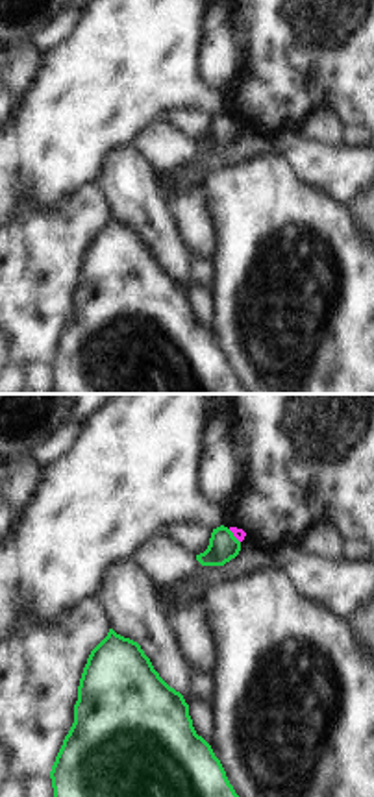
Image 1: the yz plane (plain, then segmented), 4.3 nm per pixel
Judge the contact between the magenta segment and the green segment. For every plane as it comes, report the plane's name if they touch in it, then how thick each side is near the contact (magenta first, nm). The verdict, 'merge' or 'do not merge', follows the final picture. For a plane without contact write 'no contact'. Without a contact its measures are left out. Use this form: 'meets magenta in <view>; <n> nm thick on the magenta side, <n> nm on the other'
meets magenta in yz; 50 nm thick on the magenta side, 130 nm on the other

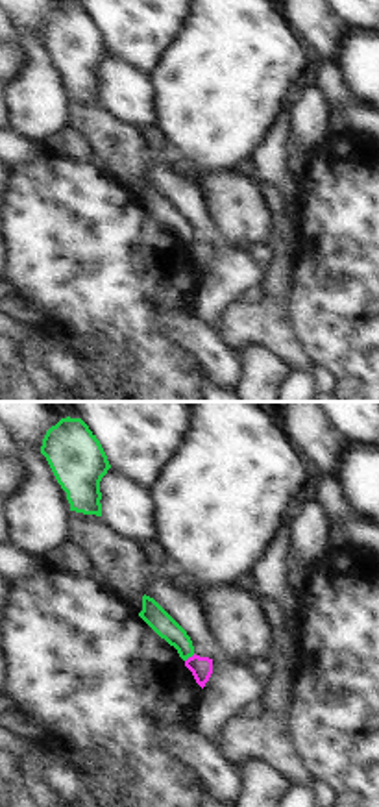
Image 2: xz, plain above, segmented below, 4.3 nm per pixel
meets magenta in xz; 100 nm thick on the magenta side, 100 nm on the other

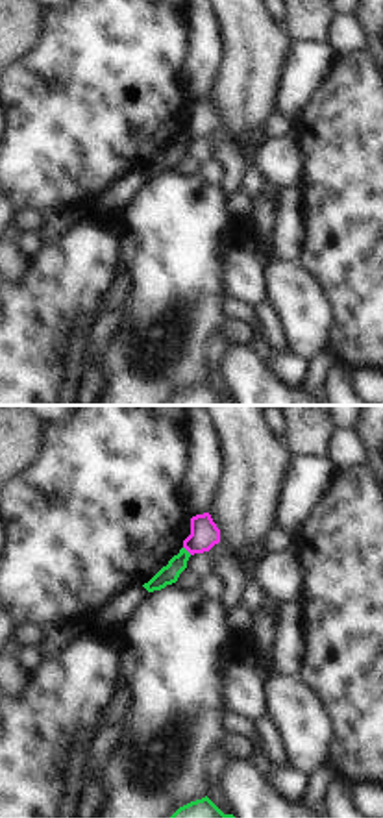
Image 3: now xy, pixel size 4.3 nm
meets magenta in xy; 130 nm thick on the magenta side, 90 nm on the other

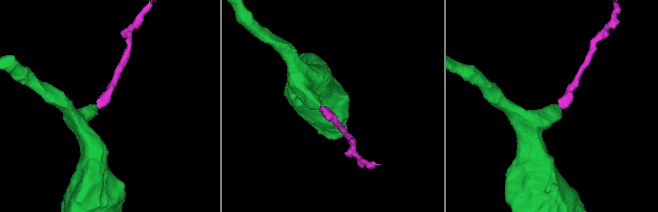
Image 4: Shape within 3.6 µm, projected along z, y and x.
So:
do not merge

